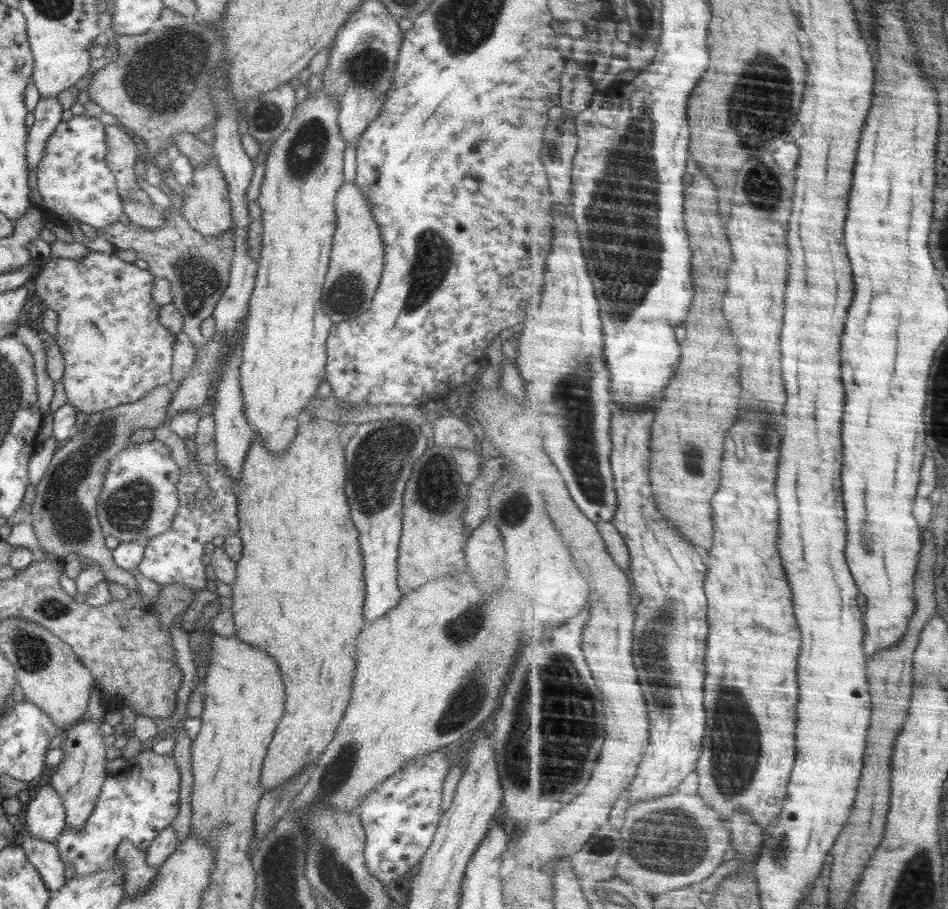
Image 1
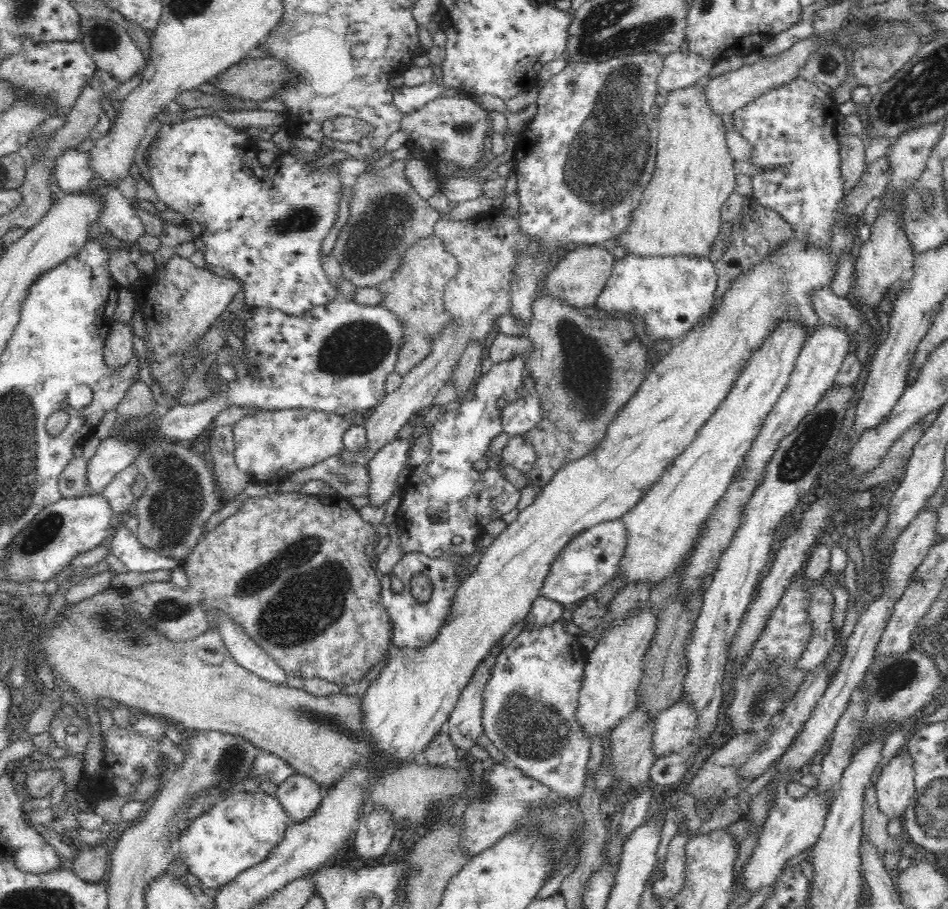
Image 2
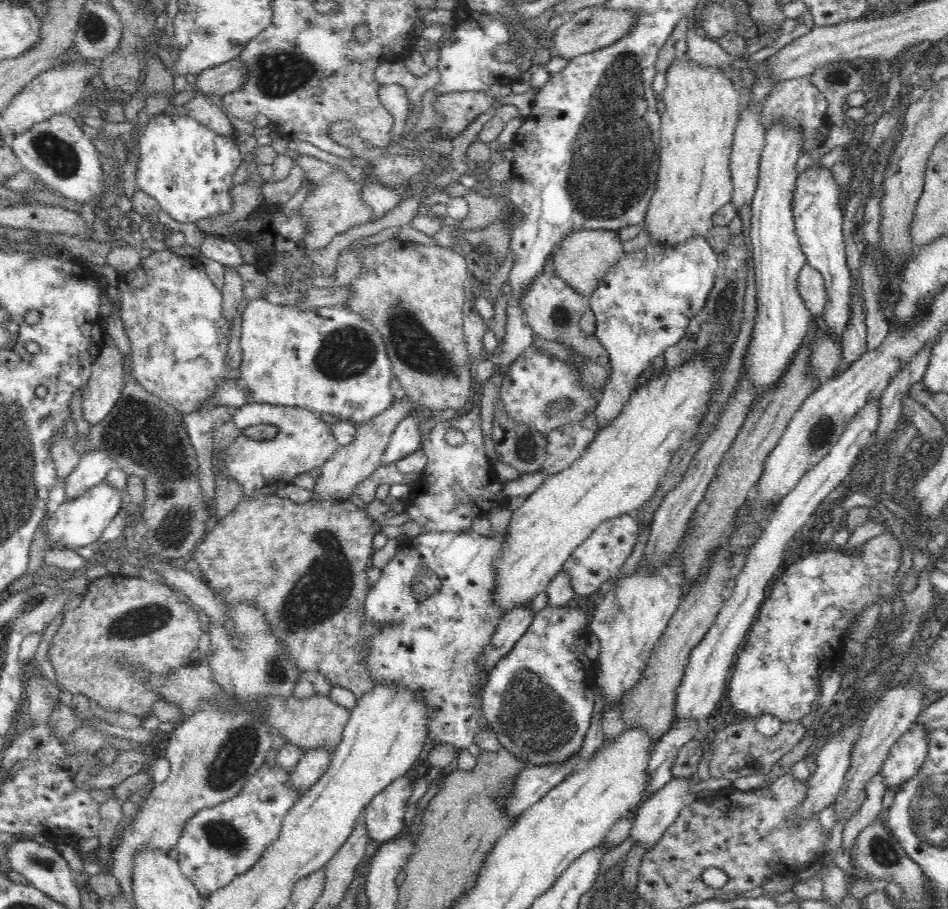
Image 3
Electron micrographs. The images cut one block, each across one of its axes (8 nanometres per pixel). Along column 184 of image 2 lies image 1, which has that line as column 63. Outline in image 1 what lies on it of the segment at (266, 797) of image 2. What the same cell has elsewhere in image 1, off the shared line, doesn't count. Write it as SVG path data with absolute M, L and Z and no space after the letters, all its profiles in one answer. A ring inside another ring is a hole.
M151 750L131 758L122 756L107 761L106 772L97 806L82 832L67 827L58 838L60 858L64 864L74 866L76 877L96 873L106 866L126 839L144 851L178 815L181 774L171 755L162 756Z

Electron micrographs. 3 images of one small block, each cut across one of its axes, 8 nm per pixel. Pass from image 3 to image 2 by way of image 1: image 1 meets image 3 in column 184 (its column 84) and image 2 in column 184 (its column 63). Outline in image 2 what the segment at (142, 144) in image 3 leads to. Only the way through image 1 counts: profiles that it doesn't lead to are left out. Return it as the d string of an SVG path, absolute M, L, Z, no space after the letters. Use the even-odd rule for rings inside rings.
M218 116L196 117L178 122L177 124L160 125L159 128L161 130L150 142L145 152L146 165L152 179L151 184L162 207L181 212L185 216L186 223L199 222L204 225L204 230L199 234L199 237L204 242L203 252L205 254L205 261L210 269L230 274L243 283L245 292L242 295L240 303L244 303L250 308L270 308L282 310L282 312L291 314L292 316L302 316L302 314L306 314L308 310L312 310L316 306L322 306L340 298L336 287L333 286L328 275L325 273L322 259L320 259L322 242L324 242L324 238L326 238L328 232L332 230L334 222L338 220L338 210L340 210L338 204L340 204L340 198L342 198L342 186L346 182L344 178L340 178L338 169L322 166L322 168L315 171L307 170L307 163L303 162L300 156L290 152L278 154L276 160L269 167L262 167L260 161L258 161L259 150L256 148L256 145L250 140L243 141L241 132L236 130L236 128L228 126Z

